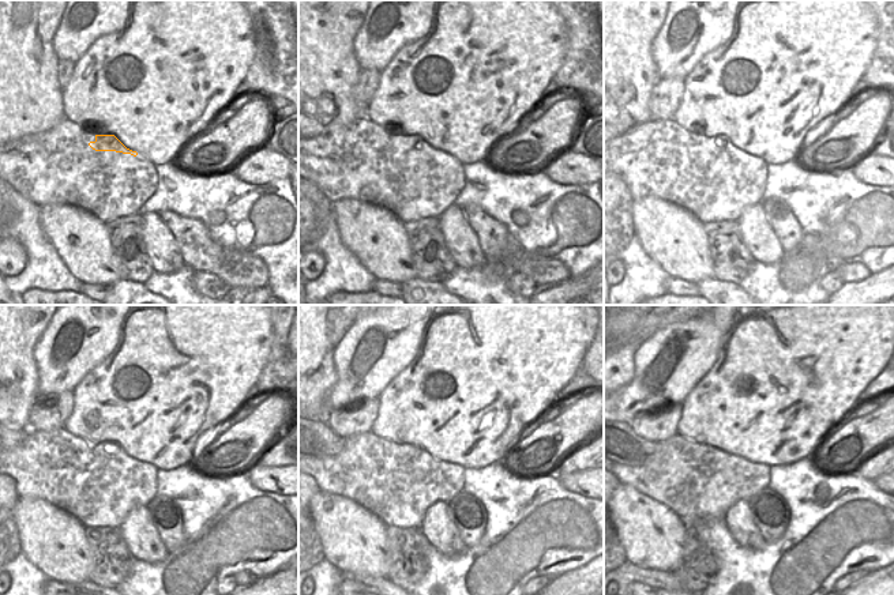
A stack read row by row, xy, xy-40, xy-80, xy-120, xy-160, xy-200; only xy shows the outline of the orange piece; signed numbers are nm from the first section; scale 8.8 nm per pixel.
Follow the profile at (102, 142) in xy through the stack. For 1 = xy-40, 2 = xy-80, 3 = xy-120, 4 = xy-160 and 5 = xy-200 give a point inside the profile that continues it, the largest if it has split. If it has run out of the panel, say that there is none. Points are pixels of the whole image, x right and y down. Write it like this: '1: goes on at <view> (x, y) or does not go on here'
1: goes on at xy-40 (408, 143)
2: goes on at xy-80 (717, 143)
3: goes on at xy-120 (106, 448)
4: goes on at xy-160 (406, 451)
5: goes on at xy-200 (699, 463)

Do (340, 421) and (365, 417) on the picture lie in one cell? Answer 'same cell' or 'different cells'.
same cell

